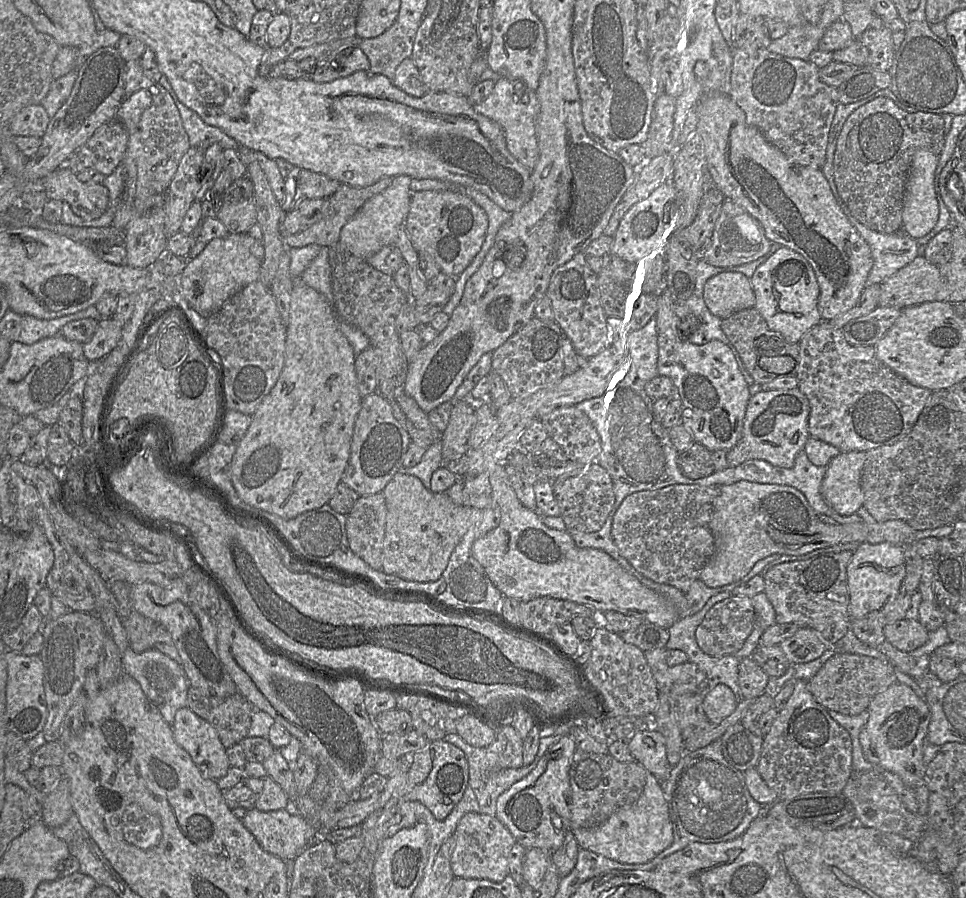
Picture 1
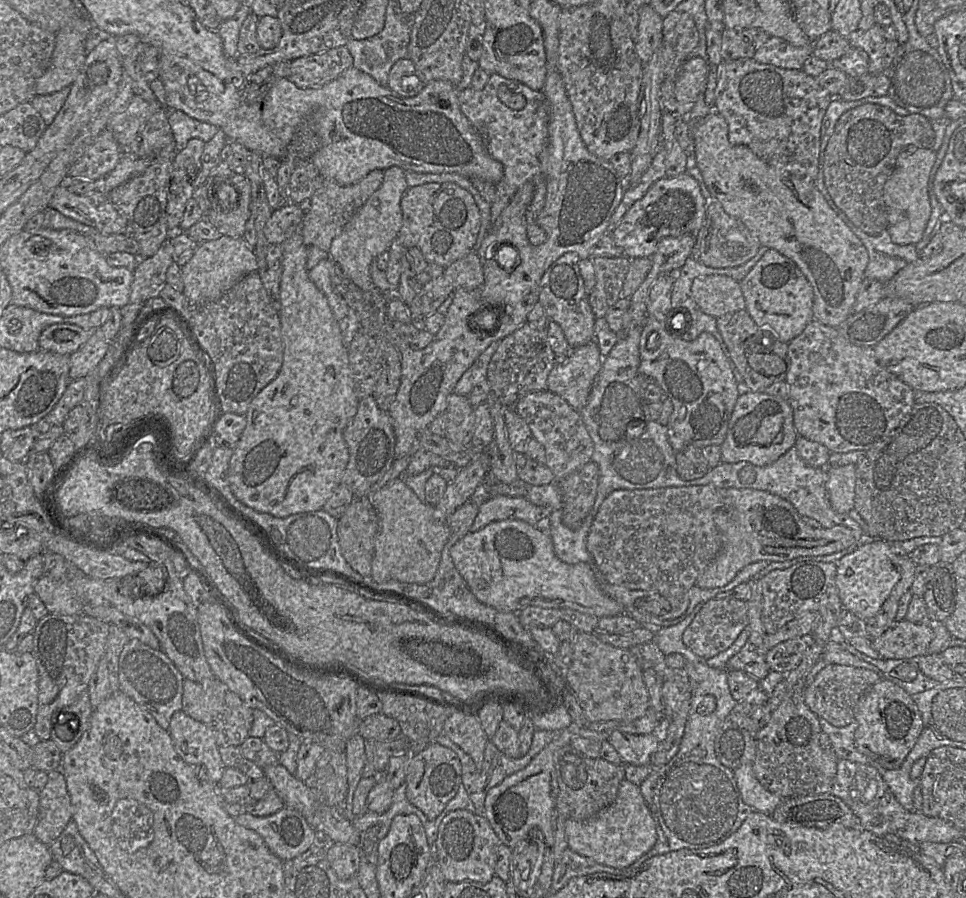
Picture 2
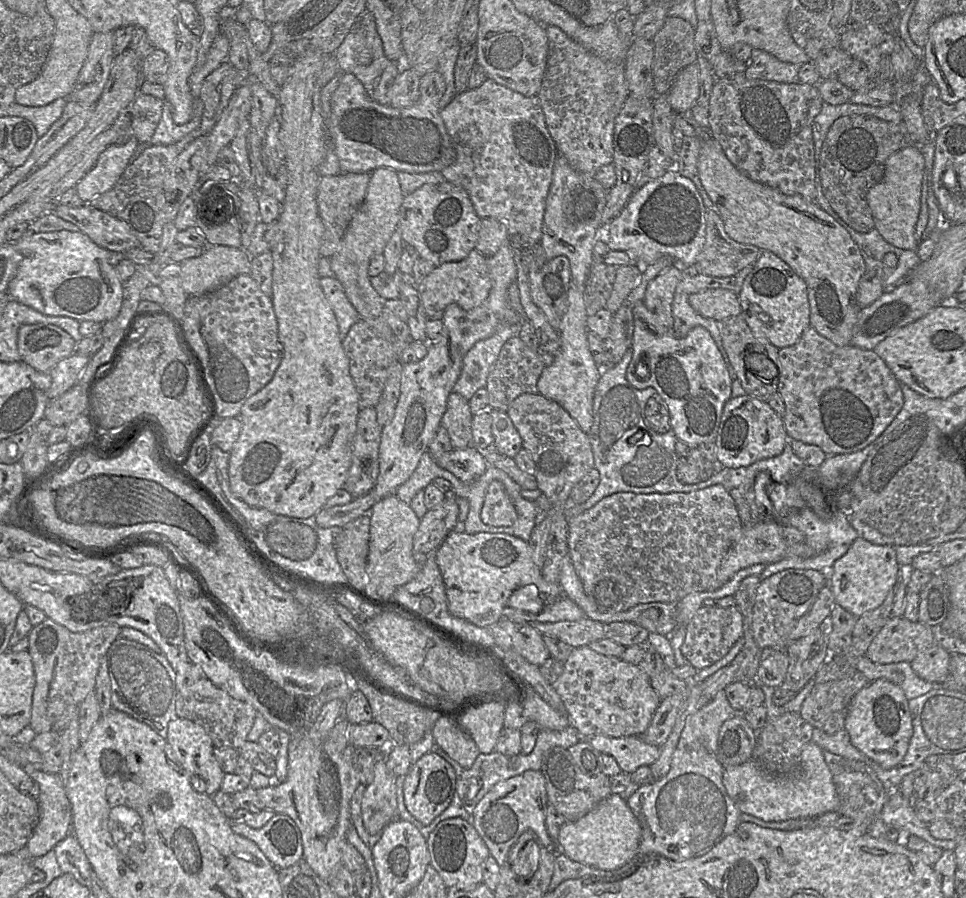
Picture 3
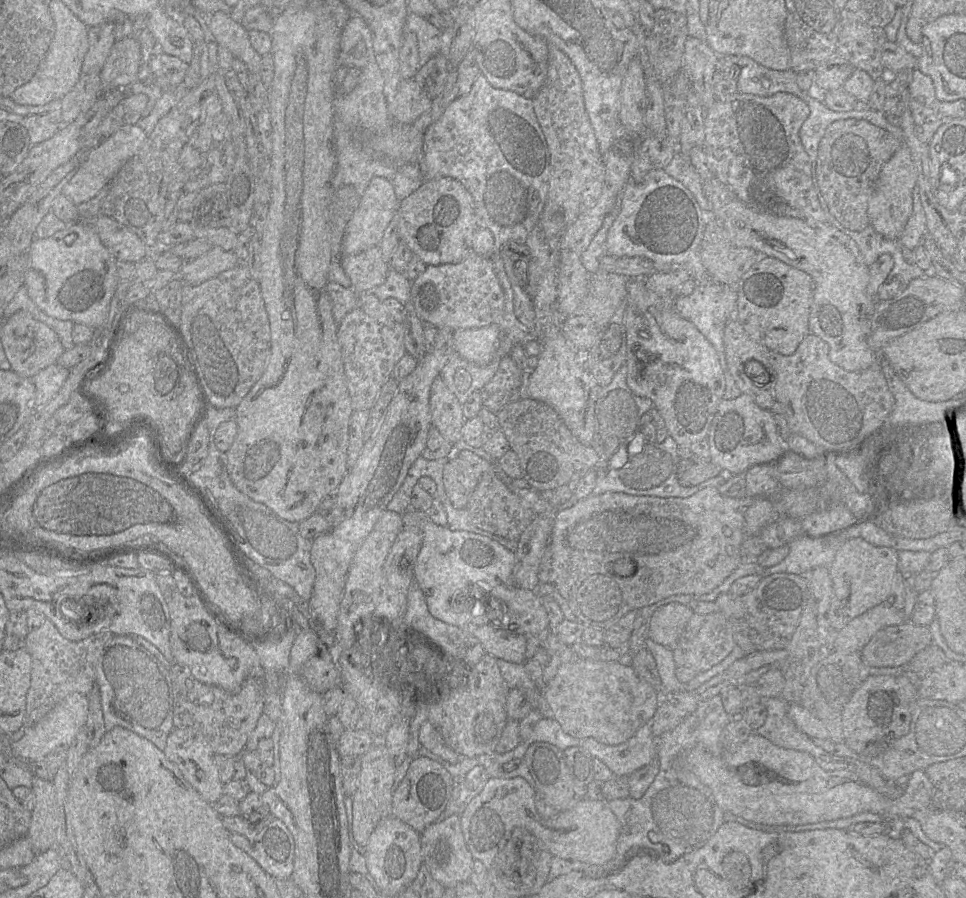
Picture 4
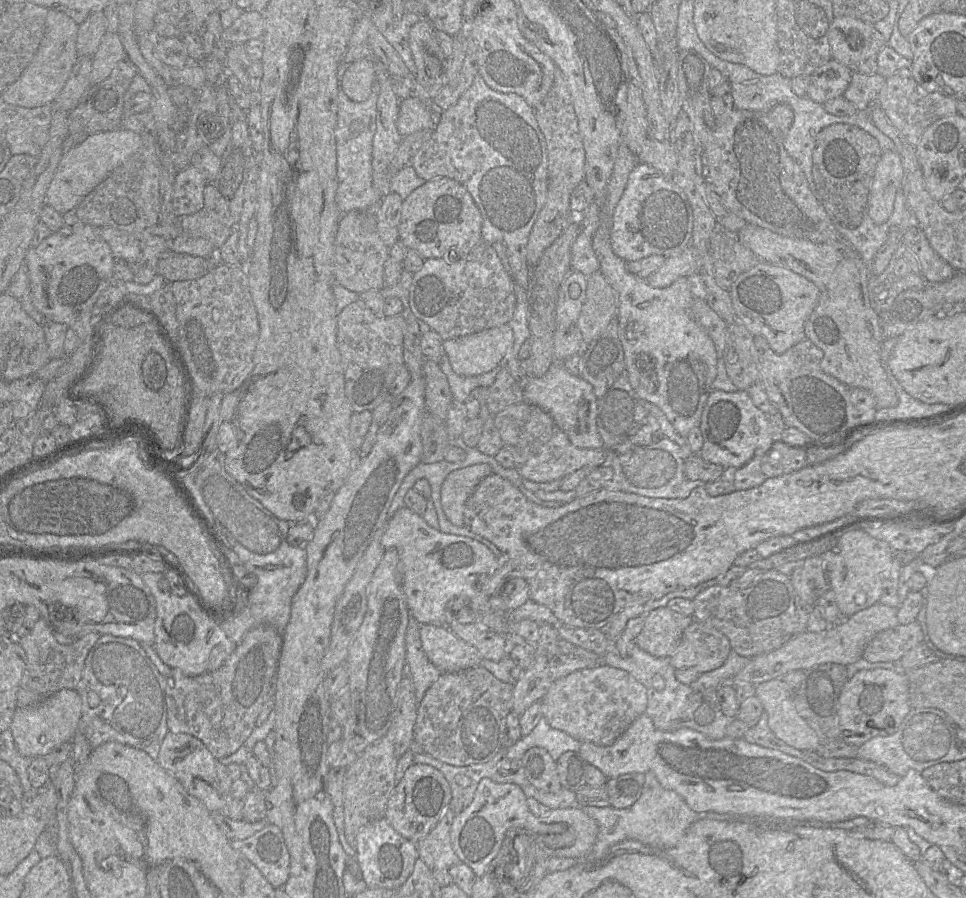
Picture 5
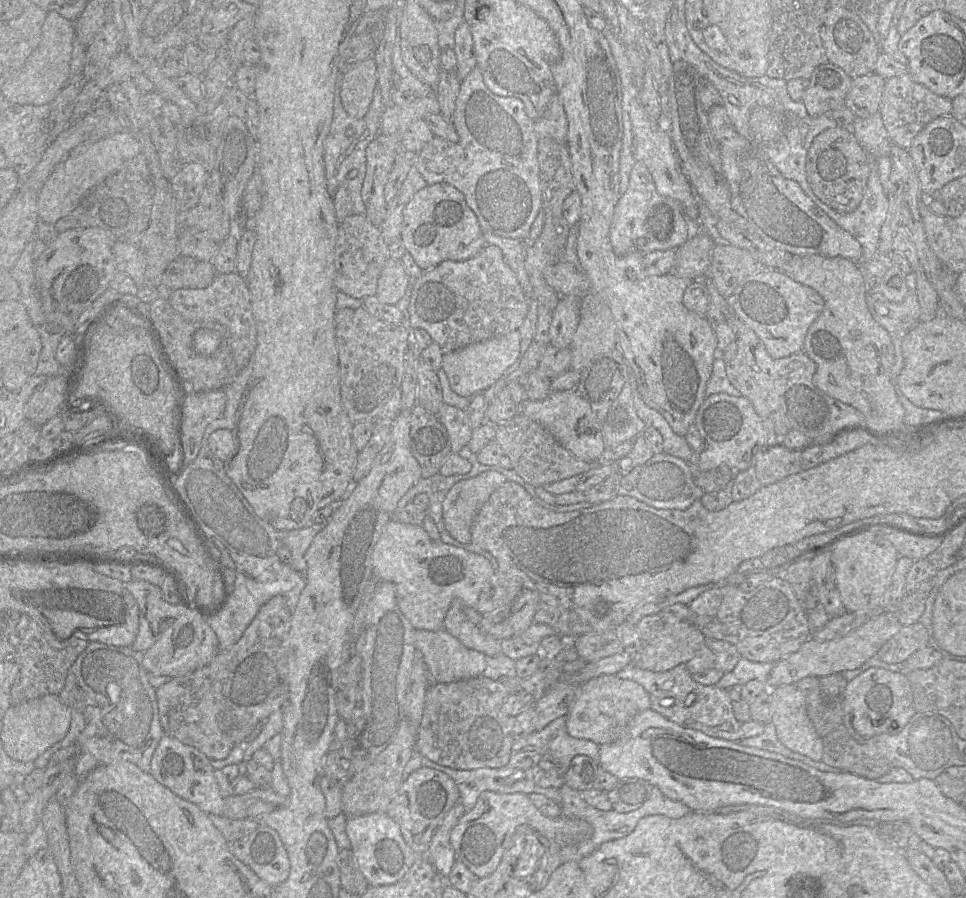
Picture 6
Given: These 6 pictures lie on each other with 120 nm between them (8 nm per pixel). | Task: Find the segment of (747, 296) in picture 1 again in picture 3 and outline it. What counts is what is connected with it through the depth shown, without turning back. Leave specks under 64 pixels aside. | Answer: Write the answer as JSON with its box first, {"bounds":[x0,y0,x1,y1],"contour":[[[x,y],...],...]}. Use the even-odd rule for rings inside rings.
{"bounds":[689,288,742,322],"contour":[[[712,288],[693,293],[689,302],[696,312],[718,322],[742,313],[739,296],[727,289]]]}

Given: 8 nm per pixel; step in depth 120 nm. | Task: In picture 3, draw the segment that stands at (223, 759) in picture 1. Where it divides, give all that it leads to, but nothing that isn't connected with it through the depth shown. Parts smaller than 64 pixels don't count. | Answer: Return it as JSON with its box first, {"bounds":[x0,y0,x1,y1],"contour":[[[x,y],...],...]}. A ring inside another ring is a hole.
{"bounds":[166,717,224,795],"contour":[[[177,717],[168,724],[166,740],[176,761],[189,774],[205,780],[206,794],[215,795],[220,790],[224,772],[214,756],[214,745],[205,729],[191,720]]]}

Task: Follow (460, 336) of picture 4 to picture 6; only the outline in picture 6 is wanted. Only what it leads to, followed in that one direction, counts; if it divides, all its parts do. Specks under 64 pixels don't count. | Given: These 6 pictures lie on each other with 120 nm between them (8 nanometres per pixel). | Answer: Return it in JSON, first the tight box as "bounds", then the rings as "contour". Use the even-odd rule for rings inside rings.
{"bounds":[441,329,520,397],"contour":[[[518,329],[507,334],[476,342],[445,354],[441,369],[445,372],[451,389],[462,397],[472,397],[499,379],[517,359],[520,352]]]}

